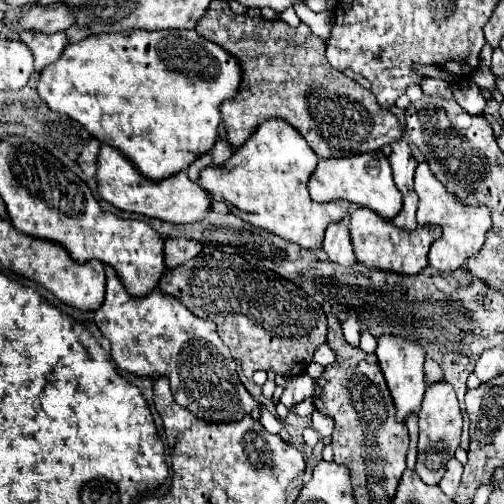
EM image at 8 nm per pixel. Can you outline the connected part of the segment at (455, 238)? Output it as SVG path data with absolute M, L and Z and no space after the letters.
M420 162L416 168L414 190L420 196L418 224L440 224L442 226L442 236L432 242L432 248L428 254L430 266L444 274L450 274L456 268L462 268L466 264L466 260L470 256L474 256L480 250L480 246L484 244L484 236L492 224L490 210L486 206L462 204L458 196L452 196L452 192L448 192L444 188L444 184L440 184L440 180L436 180L436 176L432 176L426 162Z

